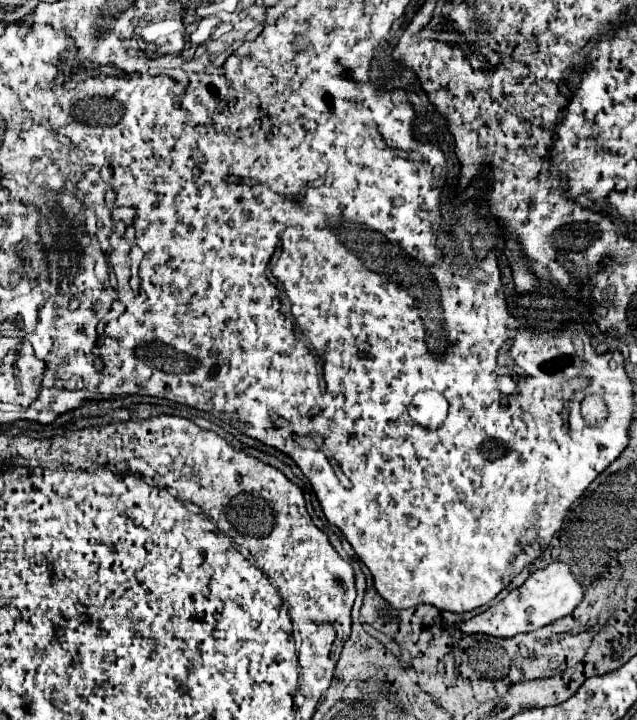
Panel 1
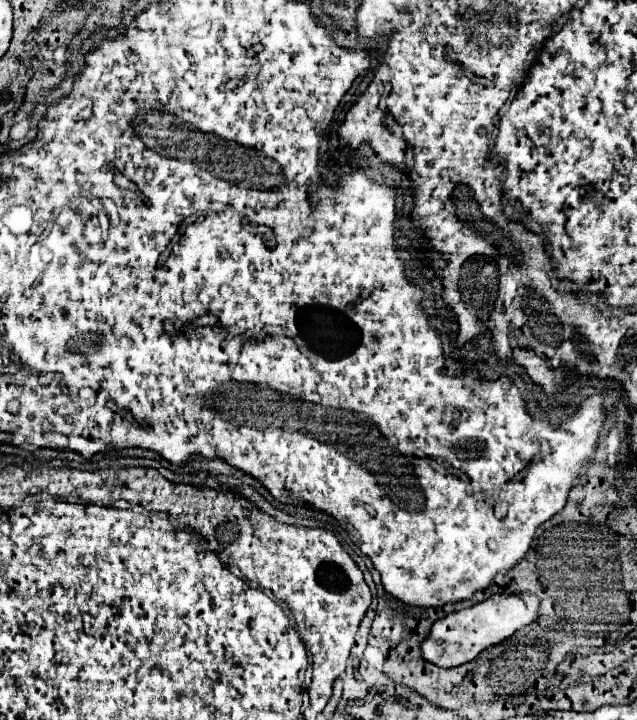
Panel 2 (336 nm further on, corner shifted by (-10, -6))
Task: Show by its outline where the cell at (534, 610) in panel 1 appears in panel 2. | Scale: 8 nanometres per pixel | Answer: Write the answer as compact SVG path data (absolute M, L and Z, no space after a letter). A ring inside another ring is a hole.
M494 594L486 600L452 612L436 620L430 634L420 644L424 660L440 668L454 668L474 660L482 650L500 644L504 638L512 636L520 626L528 626L538 618L538 598L534 594Z

